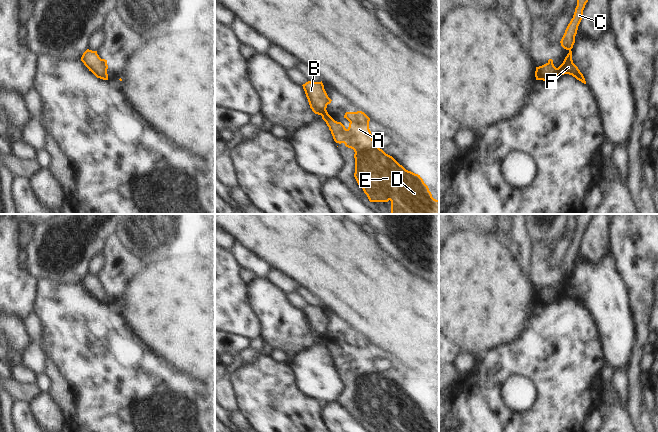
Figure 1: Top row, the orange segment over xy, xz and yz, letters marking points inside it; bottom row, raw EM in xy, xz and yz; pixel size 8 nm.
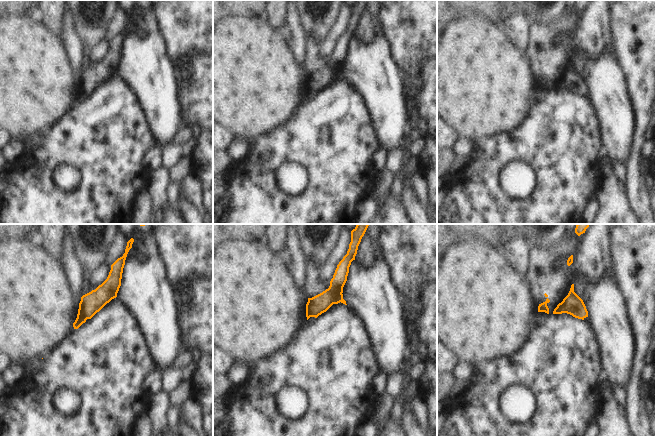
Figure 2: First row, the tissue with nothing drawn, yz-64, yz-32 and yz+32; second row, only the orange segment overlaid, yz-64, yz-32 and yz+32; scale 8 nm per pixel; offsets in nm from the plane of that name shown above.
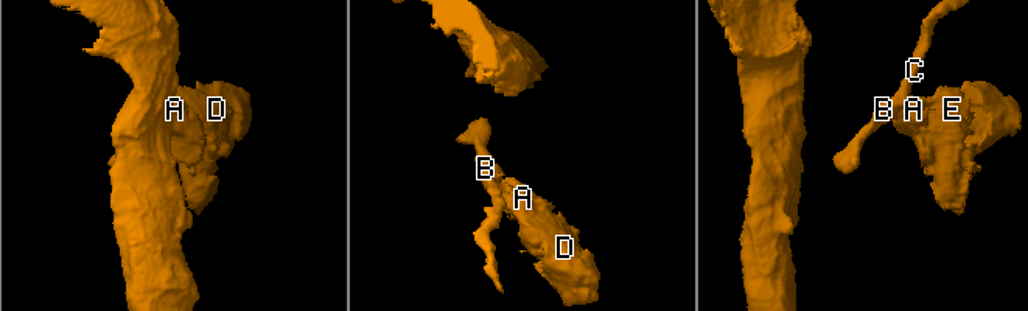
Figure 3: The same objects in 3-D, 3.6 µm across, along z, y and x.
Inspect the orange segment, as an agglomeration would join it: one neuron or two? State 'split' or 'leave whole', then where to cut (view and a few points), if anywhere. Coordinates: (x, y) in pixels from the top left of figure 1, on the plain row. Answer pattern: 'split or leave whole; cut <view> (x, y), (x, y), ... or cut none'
split; cut yz (556, 292), (554, 299)

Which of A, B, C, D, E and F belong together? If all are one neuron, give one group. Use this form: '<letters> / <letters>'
A D E F / B C

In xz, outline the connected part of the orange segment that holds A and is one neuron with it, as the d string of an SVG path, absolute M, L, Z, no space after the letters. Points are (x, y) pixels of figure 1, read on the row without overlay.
M326 333L322 338L322 343L329 351L334 365L339 368L344 367L346 371L354 374L354 401L370 426L390 424L391 432L439 432L439 424L432 421L420 399L406 394L375 368L369 353L370 342L364 336L346 336L344 342L350 346L347 353L341 346L335 345Z

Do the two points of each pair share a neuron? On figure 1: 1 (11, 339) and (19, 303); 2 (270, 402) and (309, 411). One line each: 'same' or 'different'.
1: different
2: same

